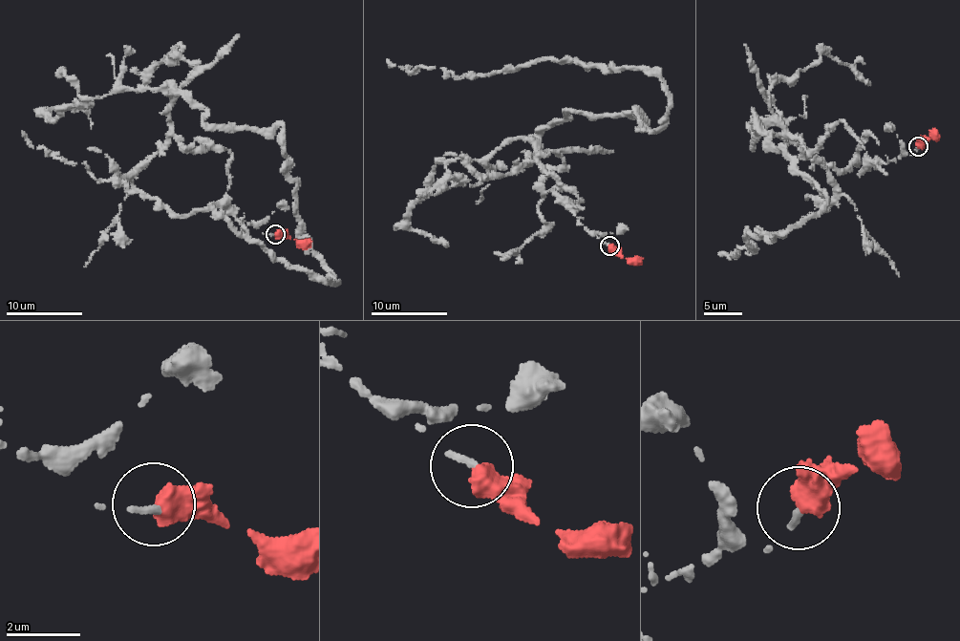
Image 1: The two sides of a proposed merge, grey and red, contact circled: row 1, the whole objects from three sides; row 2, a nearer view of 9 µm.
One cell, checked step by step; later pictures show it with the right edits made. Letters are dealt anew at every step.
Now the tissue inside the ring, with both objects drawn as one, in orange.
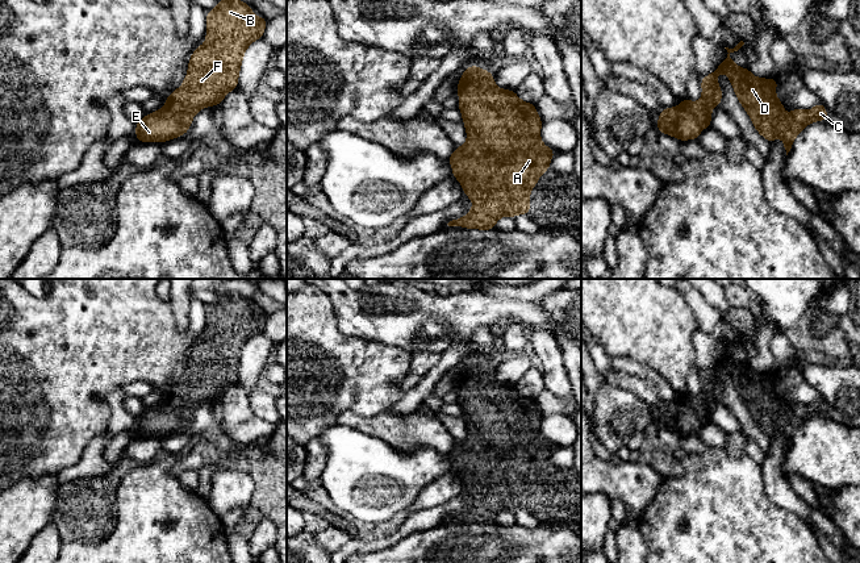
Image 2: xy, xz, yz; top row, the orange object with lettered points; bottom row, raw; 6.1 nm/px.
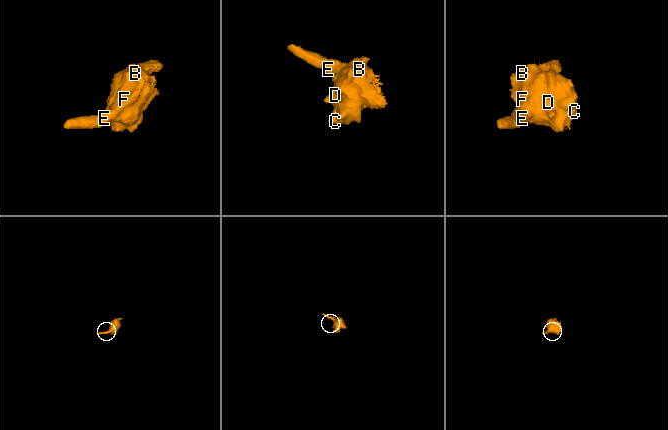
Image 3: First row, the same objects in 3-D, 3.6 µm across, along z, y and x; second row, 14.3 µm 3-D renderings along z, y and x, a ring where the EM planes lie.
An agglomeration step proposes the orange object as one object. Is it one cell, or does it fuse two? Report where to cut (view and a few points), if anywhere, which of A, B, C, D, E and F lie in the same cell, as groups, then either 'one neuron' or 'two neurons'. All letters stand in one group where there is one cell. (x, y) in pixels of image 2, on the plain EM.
cut none; groups A B C D E F; one neuron

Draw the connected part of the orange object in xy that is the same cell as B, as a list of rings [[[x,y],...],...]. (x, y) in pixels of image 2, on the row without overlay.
[[[235,292],[218,295],[214,304],[206,305],[206,335],[192,347],[183,379],[168,389],[164,401],[135,418],[137,437],[163,438],[181,431],[199,405],[221,399],[230,385],[238,383],[245,346],[254,335],[263,333],[266,320],[263,310],[255,312],[252,303]]]

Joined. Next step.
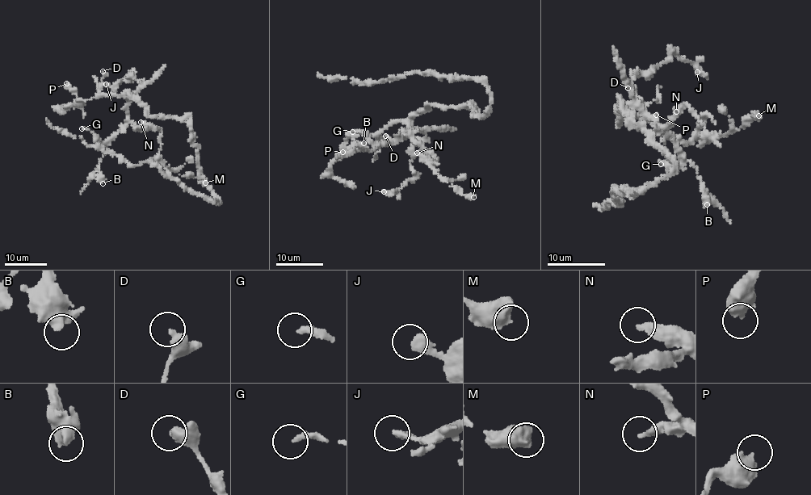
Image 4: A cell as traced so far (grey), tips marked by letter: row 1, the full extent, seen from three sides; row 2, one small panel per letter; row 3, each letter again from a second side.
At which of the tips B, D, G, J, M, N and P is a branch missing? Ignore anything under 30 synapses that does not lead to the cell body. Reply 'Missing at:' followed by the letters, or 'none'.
Missing at: none

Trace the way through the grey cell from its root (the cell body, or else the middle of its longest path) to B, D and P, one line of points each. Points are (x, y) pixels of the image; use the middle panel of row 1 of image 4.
B: (475, 112), (473, 106), (426, 106), (413, 116), (405, 136), (370, 150), (362, 149), (363, 143)
D: (475, 112), (473, 106), (426, 106), (429, 109), (408, 120), (389, 122), (377, 135), (380, 140), (385, 136)
P: (475, 112), (473, 106), (426, 106), (429, 109), (408, 120), (389, 122), (375, 134), (348, 136), (342, 152)

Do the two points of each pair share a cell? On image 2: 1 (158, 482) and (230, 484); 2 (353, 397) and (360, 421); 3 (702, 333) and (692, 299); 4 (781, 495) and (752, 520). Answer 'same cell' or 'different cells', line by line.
1: different cells
2: different cells
3: same cell
4: different cells

